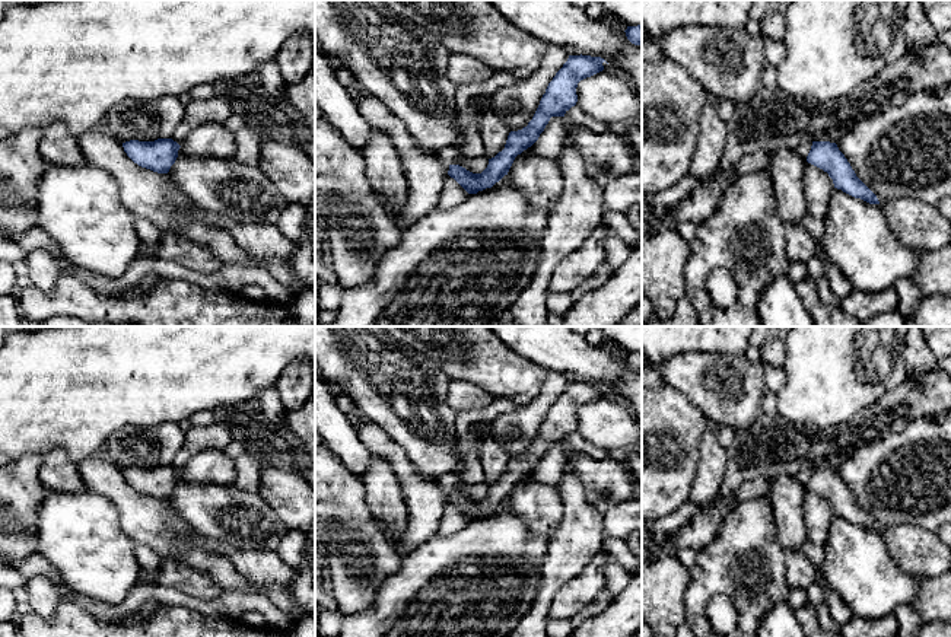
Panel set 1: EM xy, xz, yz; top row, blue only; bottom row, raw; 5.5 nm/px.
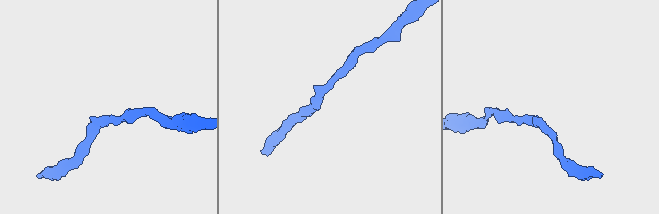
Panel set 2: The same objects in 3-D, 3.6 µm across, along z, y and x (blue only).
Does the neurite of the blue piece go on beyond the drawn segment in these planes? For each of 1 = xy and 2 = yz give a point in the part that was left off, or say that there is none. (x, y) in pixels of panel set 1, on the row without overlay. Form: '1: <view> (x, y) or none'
1: none
2: none

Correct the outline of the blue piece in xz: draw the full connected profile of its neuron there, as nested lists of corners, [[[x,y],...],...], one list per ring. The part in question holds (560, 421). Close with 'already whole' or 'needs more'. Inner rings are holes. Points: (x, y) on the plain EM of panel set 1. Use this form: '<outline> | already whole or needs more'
[[[569,382],[548,410],[532,446],[522,456],[509,459],[505,475],[489,485],[489,491],[481,500],[473,500],[459,491],[449,491],[448,501],[468,520],[492,515],[508,501],[515,484],[538,466],[551,443],[564,443],[576,431],[578,410],[602,398],[604,388],[601,383]]] | already whole

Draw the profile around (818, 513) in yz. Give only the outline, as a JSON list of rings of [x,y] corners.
[[[807,488],[804,499],[804,516],[805,526],[808,529],[808,539],[824,547],[834,517],[833,506],[827,499]]]

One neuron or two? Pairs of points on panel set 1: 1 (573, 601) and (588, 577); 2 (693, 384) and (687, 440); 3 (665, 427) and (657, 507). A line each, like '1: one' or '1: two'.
1: one
2: two
3: one

